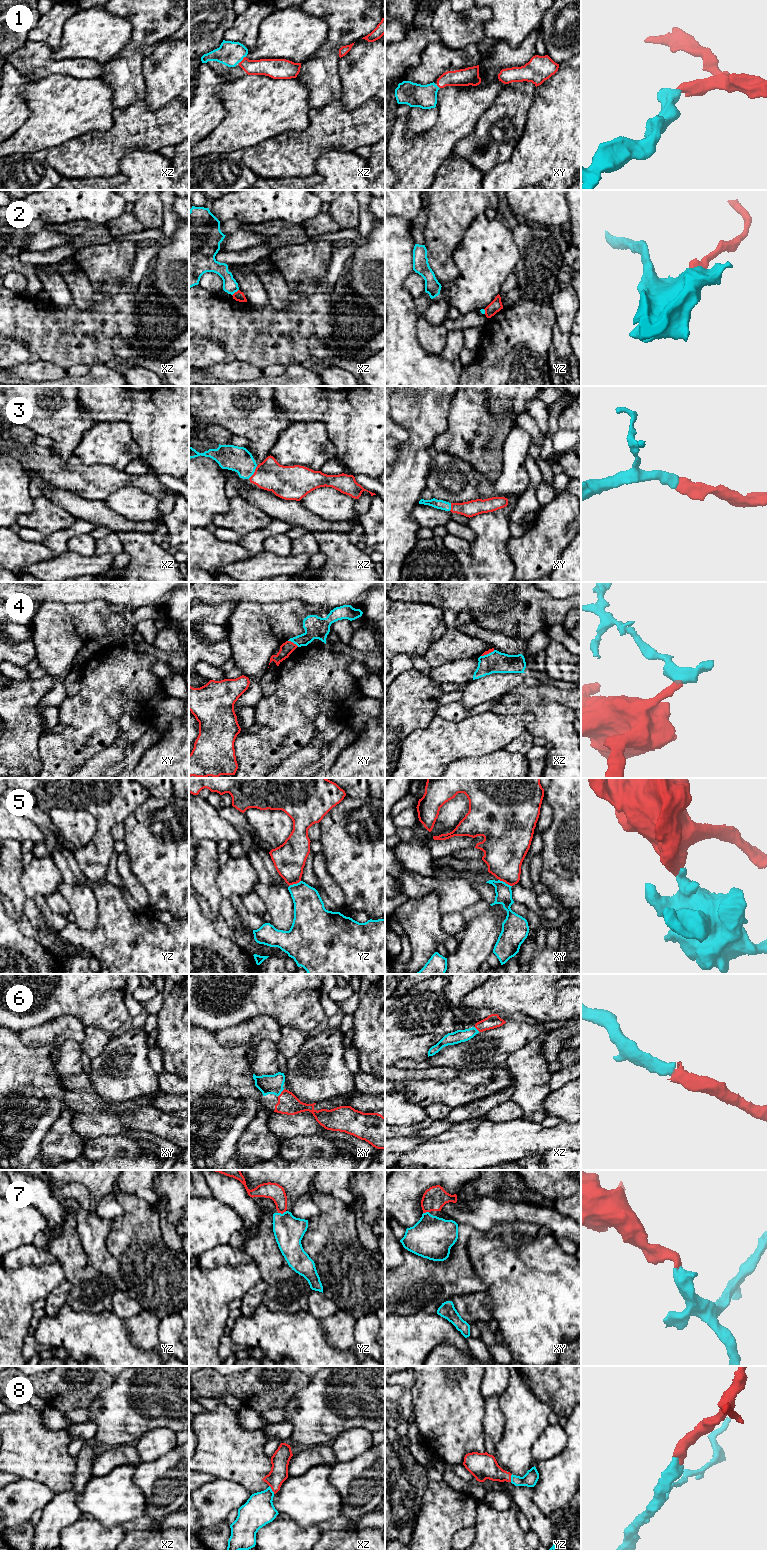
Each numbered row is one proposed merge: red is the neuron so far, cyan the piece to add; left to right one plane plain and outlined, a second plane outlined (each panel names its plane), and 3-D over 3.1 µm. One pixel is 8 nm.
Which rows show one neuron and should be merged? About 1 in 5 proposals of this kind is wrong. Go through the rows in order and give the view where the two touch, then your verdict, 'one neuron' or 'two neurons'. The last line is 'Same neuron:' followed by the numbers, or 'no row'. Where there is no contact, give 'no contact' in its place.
1: contact in xz; one neuron
2: contact in xz; two neurons
3: contact in xz; one neuron
4: contact in xy; two neurons
5: contact in xy; two neurons
6: contact in xy; one neuron
7: contact in yz; one neuron
8: contact in xz; one neuron
Same neuron: 1, 3, 6, 7, 8

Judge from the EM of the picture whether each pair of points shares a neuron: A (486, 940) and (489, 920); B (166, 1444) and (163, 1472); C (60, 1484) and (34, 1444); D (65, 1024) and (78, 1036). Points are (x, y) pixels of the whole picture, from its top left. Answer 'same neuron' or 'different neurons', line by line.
A: same neuron
B: different neurons
C: same neuron
D: same neuron

